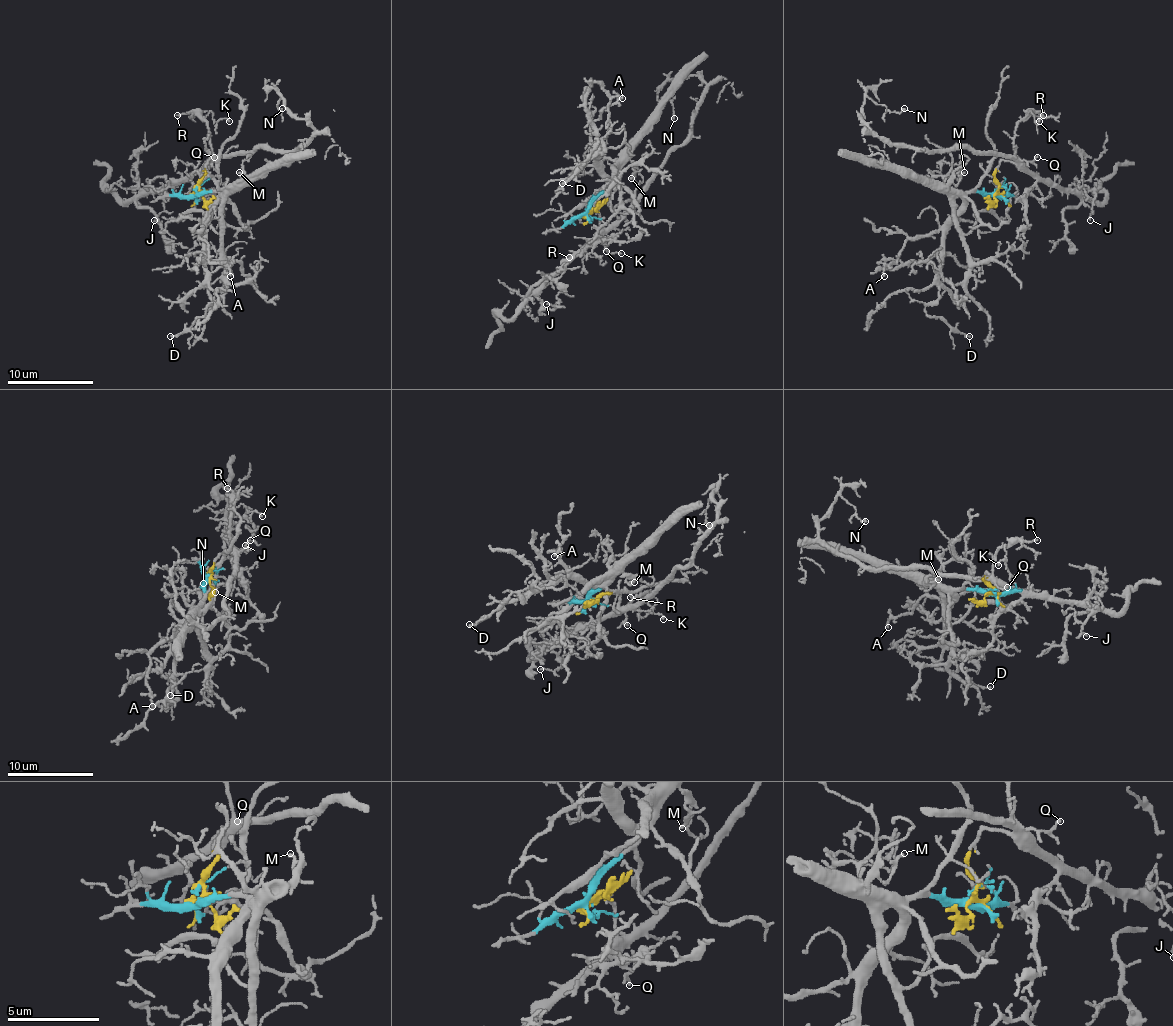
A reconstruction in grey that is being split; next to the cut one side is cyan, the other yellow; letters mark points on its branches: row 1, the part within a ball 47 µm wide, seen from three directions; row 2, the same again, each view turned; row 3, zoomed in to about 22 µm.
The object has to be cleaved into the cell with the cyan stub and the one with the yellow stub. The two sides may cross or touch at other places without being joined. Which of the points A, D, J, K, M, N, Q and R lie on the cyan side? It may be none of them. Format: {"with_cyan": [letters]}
{"with_cyan": ["A", "D", "M"]}

